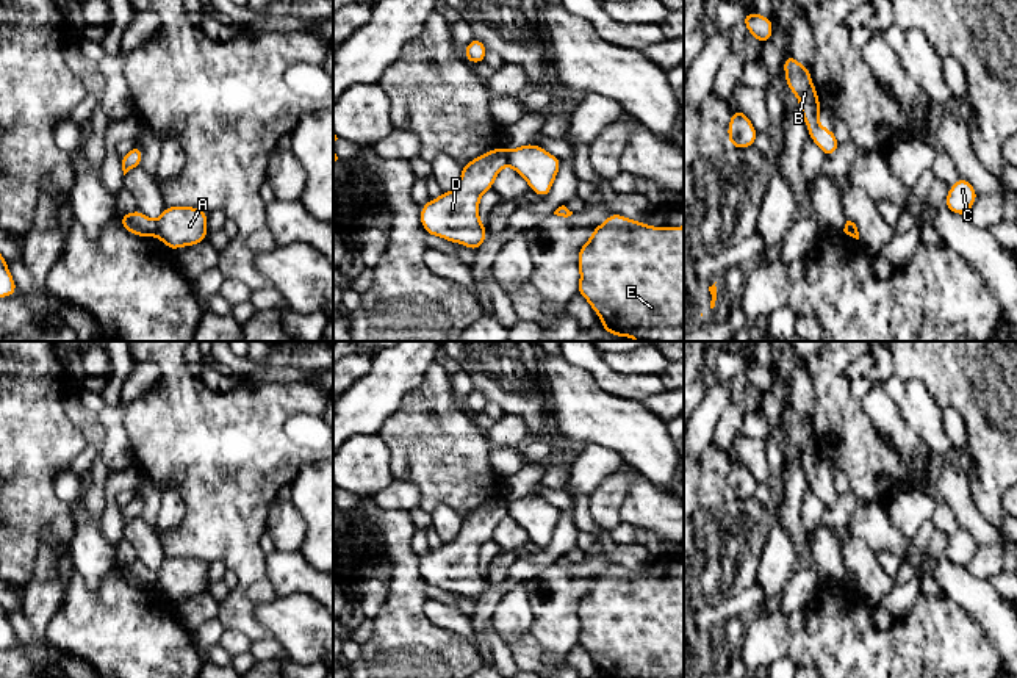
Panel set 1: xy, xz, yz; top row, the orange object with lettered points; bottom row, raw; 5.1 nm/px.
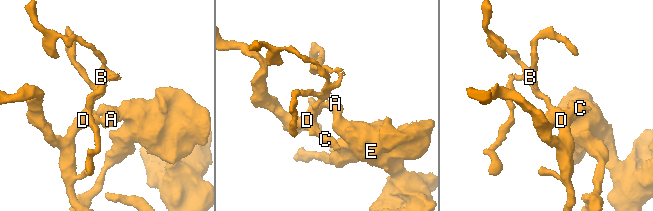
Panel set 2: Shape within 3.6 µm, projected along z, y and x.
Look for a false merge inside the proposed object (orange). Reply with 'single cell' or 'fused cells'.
fused cells

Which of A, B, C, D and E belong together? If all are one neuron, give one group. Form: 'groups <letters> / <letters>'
groups A E / B C D

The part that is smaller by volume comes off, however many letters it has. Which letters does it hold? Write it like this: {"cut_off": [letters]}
{"cut_off": ["A", "E"]}

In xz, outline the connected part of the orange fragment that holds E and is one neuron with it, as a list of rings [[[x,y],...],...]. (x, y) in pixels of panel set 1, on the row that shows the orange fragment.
[[[612,213],[577,252],[584,296],[610,335],[684,341],[684,225],[651,227]]]

